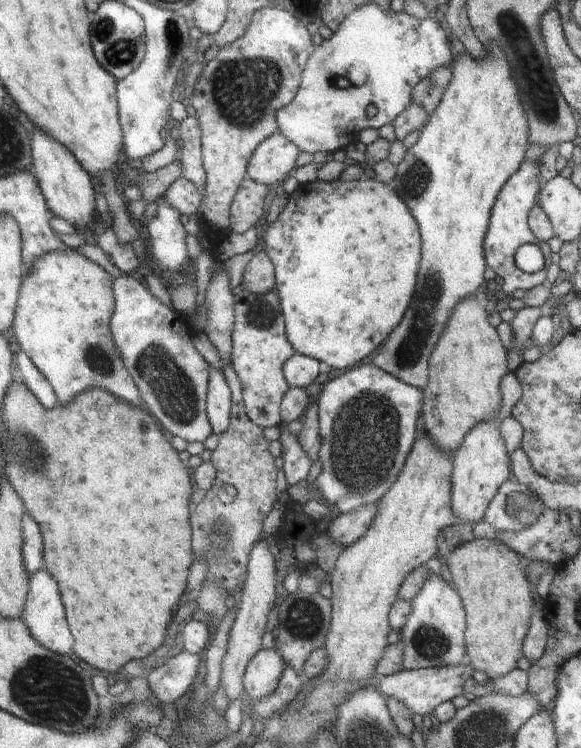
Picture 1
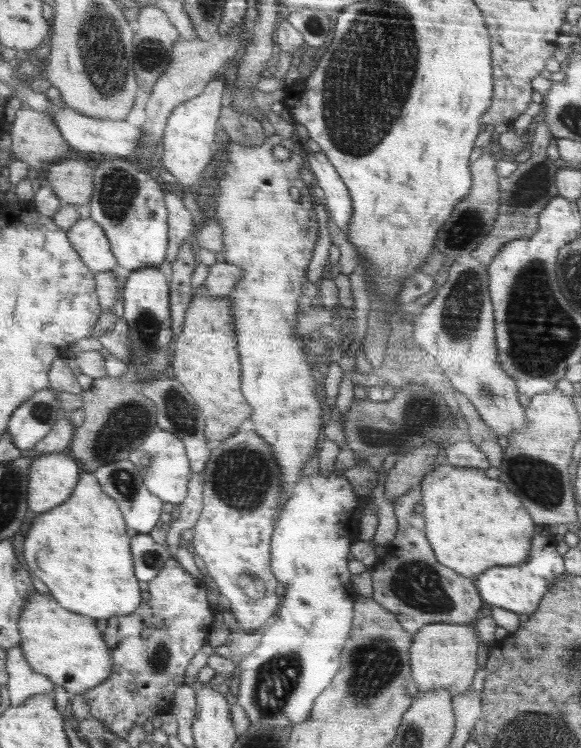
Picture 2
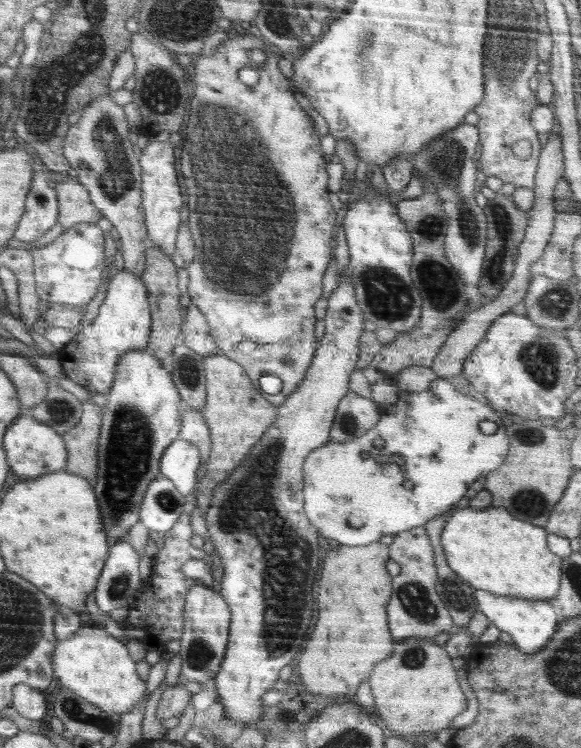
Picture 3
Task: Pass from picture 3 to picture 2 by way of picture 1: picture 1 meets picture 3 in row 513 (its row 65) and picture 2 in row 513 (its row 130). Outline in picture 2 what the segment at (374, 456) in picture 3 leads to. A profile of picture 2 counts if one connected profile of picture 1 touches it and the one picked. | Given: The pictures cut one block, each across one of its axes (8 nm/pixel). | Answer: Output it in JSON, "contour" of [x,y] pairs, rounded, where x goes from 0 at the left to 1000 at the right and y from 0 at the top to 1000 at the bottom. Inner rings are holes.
{"contour":[[[575,631],[573,635],[556,636],[546,634],[537,638],[520,636],[516,647],[506,655],[501,655],[501,663],[489,672],[487,679],[480,683],[478,695],[473,697],[472,717],[466,718],[466,762],[478,773],[485,783],[485,798],[489,810],[482,810],[480,821],[463,841],[451,845],[451,854],[442,865],[427,876],[408,882],[408,897],[404,901],[413,906],[410,914],[410,930],[406,930],[406,941],[422,949],[422,956],[432,968],[444,969],[451,975],[492,975],[503,973],[506,969],[516,969],[537,949],[540,936],[551,930],[551,925],[568,914],[568,909],[575,906],[582,890],[585,890],[585,872],[592,866],[592,858],[606,842],[606,830],[611,826],[609,805],[613,803],[613,790],[606,778],[606,725],[613,725],[620,719],[620,697],[632,676],[639,675],[642,666],[618,666],[609,656],[608,646],[599,642],[589,631]]]}

